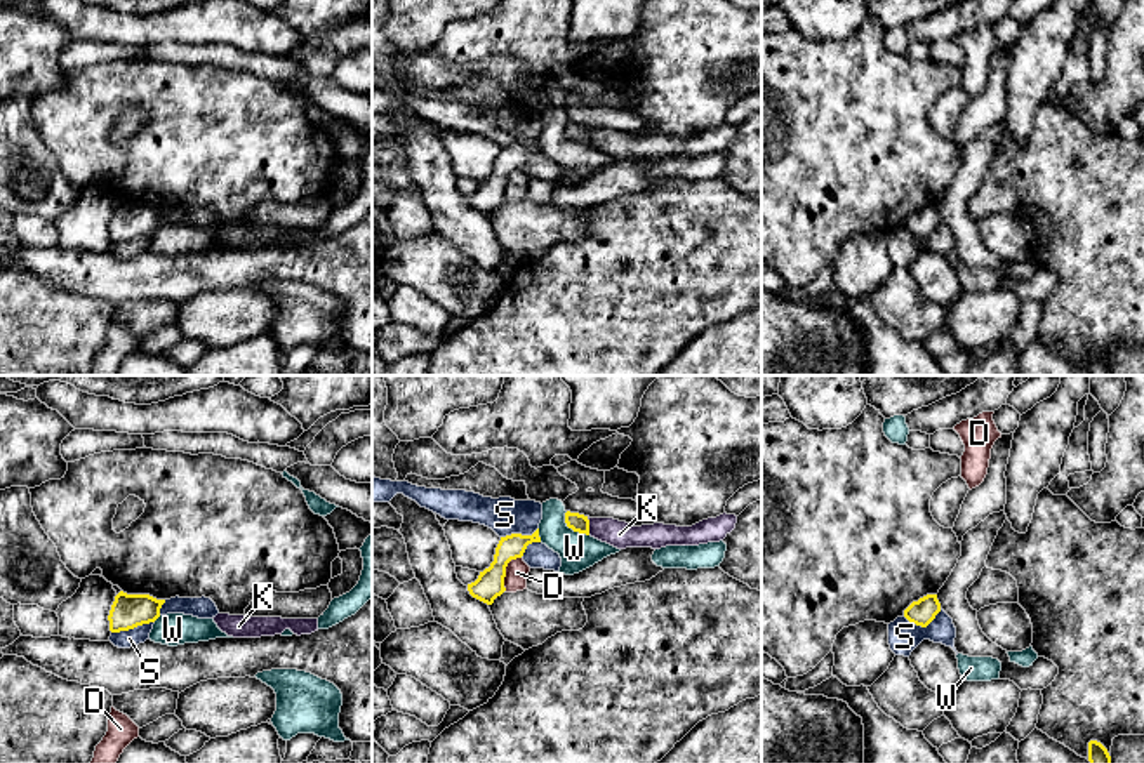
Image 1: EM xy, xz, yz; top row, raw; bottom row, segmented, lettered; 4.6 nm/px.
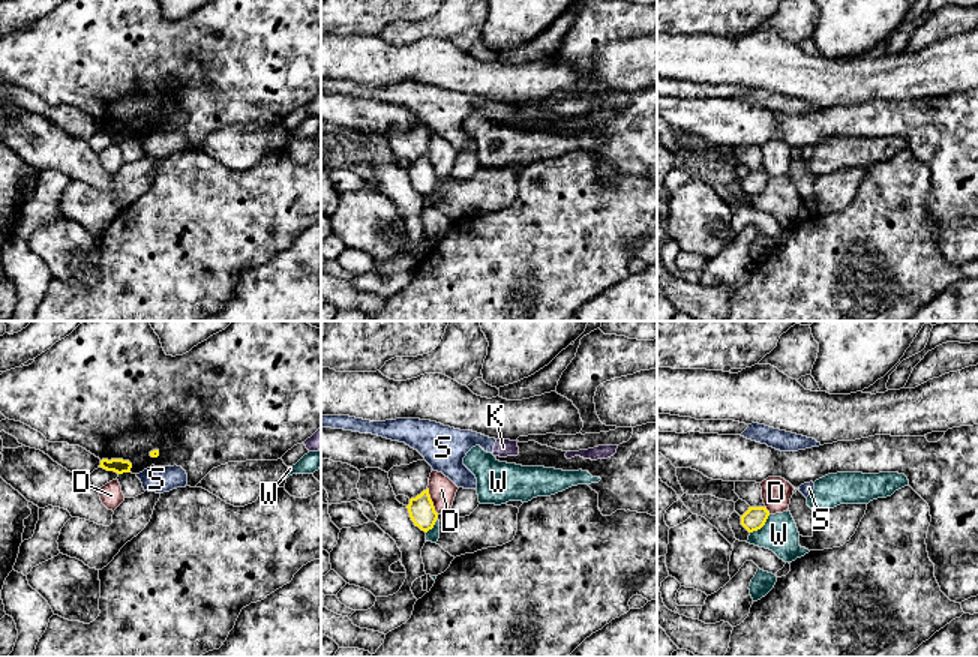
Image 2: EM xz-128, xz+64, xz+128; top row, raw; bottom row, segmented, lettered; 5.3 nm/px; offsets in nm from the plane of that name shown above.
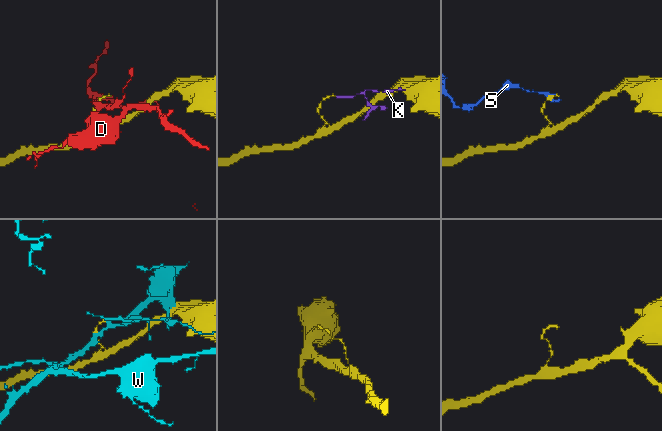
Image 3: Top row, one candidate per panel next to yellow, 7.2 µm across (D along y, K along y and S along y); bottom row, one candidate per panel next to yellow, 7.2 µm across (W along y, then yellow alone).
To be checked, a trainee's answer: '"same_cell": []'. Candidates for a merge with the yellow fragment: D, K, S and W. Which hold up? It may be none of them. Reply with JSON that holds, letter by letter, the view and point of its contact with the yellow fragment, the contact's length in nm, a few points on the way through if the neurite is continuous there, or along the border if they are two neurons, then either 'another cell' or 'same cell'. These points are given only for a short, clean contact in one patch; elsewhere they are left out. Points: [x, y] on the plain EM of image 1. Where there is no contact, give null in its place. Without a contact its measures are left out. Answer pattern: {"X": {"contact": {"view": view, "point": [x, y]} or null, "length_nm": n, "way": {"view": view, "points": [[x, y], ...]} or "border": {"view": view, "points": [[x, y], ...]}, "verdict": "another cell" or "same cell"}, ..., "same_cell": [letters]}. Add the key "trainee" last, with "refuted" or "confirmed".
{"D": {"contact": {"view": "xz", "point": [505, 181]}, "length_nm": 180, "border": {"view": "xz", "points": [[520, 167], [513, 169], [506, 178], [505, 200]]}, "verdict": "another cell"}, "K": {"contact": {"view": "xz", "point": [588, 136]}, "length_nm": 90, "border": {"view": "xz", "points": [[586, 127], [590, 145]]}, "verdict": "another cell"}, "S": {"contact": {"view": "xy", "point": [133, 238]}, "length_nm": 200, "border": {"view": "xy", "points": [[153, 232], [112, 244]]}, "verdict": "another cell"}, "W": {"contact": {"view": "xz", "point": [571, 138]}, "length_nm": 160, "verdict": "another cell"}, "same_cell": [], "trainee": "confirmed"}

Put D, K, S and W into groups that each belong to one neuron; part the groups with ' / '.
D / K S / W

